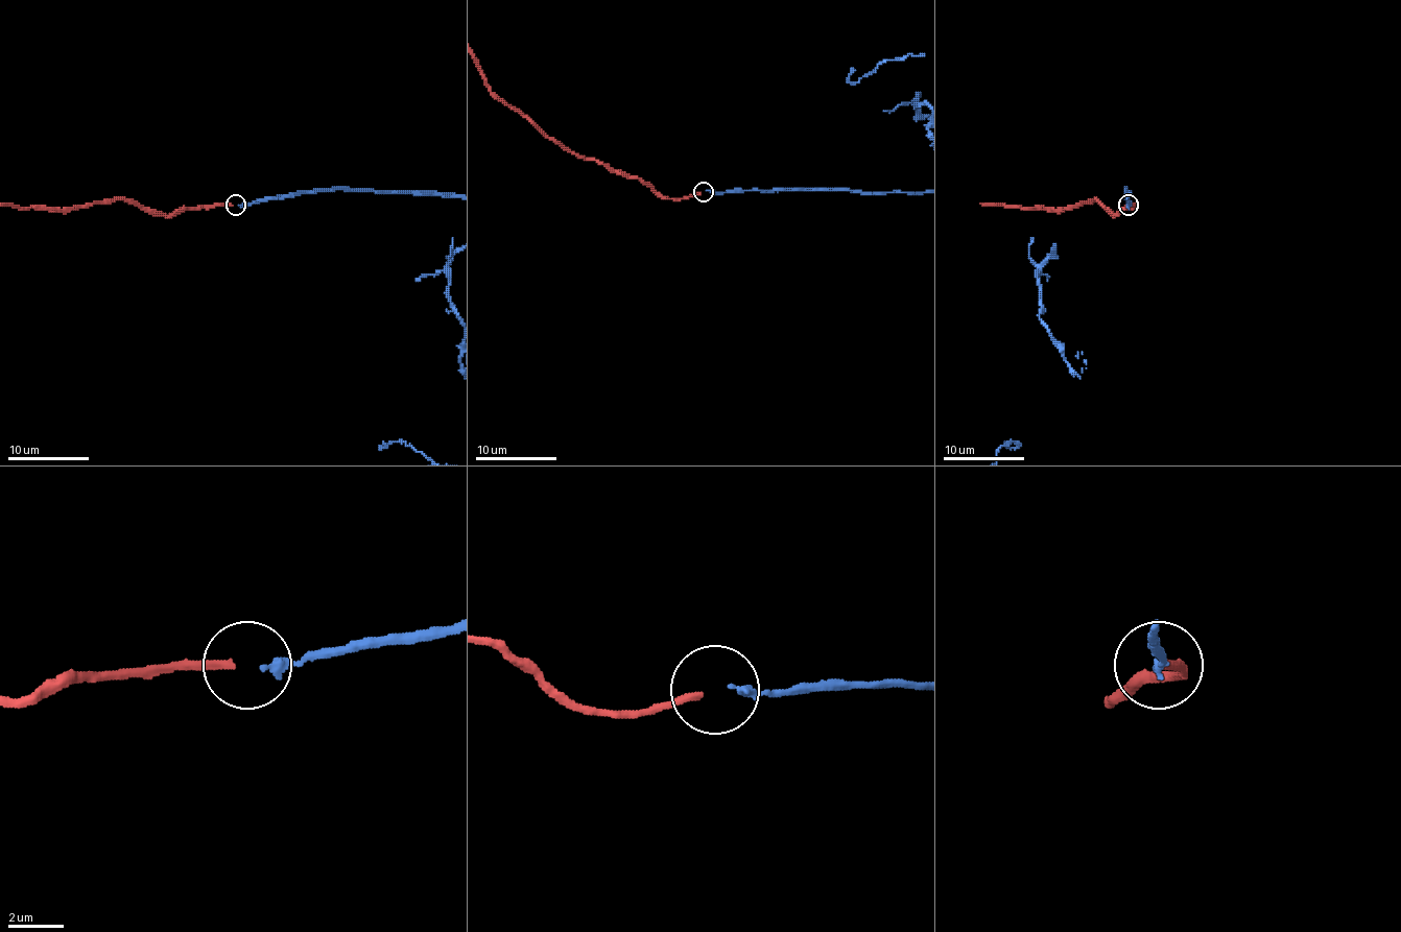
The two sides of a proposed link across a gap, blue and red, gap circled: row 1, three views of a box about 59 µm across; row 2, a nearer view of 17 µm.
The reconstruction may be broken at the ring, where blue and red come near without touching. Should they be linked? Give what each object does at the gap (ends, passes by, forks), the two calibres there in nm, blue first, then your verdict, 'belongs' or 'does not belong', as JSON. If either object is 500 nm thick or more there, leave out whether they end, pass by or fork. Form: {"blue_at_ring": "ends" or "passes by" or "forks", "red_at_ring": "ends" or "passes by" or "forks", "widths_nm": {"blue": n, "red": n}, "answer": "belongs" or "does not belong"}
{"blue_at_ring": "ends", "red_at_ring": "ends", "widths_nm": {"blue": 280, "red": 280}, "answer": "belongs"}

